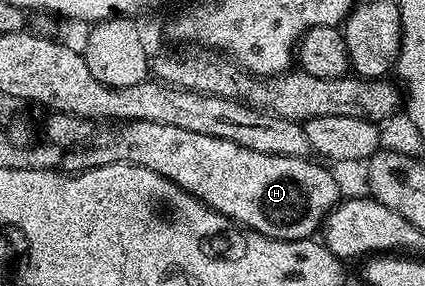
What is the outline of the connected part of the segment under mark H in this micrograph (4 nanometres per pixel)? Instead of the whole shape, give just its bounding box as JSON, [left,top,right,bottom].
[62,120,341,240]

